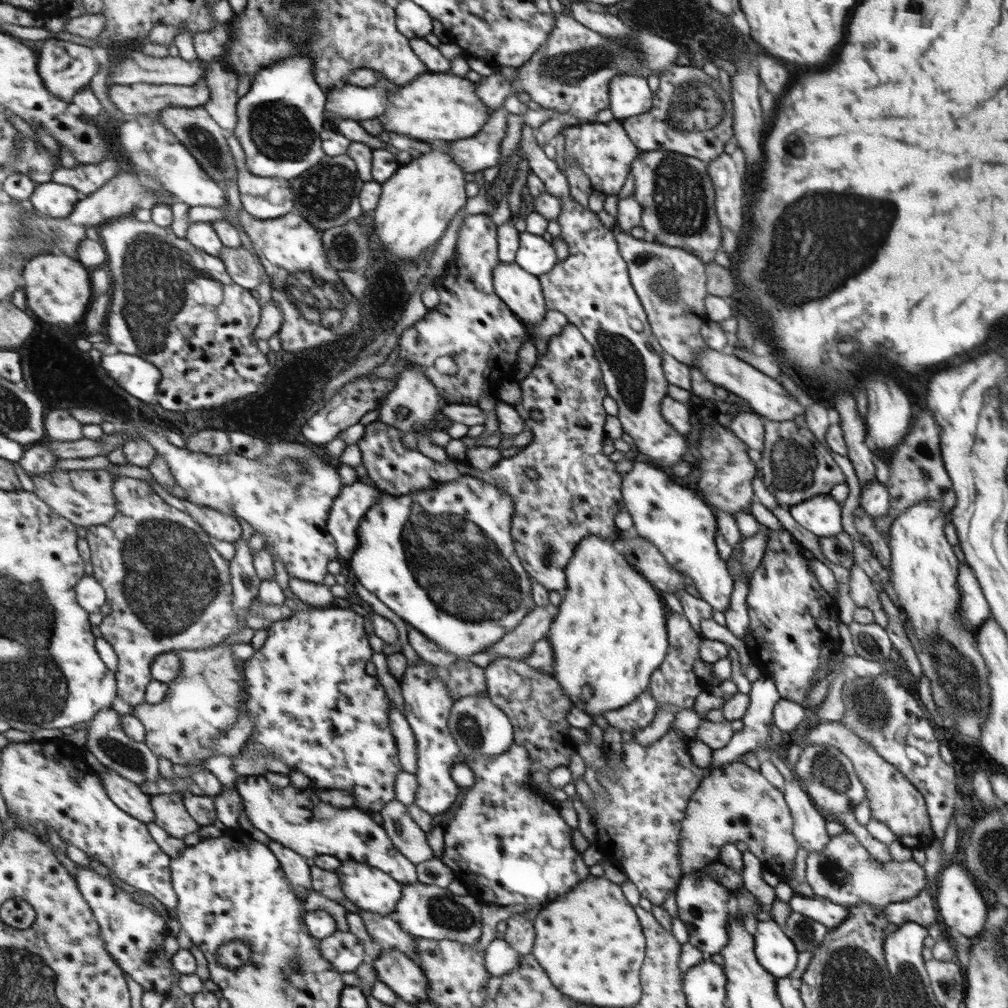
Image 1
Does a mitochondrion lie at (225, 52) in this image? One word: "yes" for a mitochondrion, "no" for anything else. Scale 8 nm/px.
no

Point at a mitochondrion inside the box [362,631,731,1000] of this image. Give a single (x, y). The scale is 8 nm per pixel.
(452, 914)

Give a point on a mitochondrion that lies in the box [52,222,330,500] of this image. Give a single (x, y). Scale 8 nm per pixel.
(157, 275)

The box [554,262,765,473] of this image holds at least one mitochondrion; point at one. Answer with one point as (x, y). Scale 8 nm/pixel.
(625, 360)

